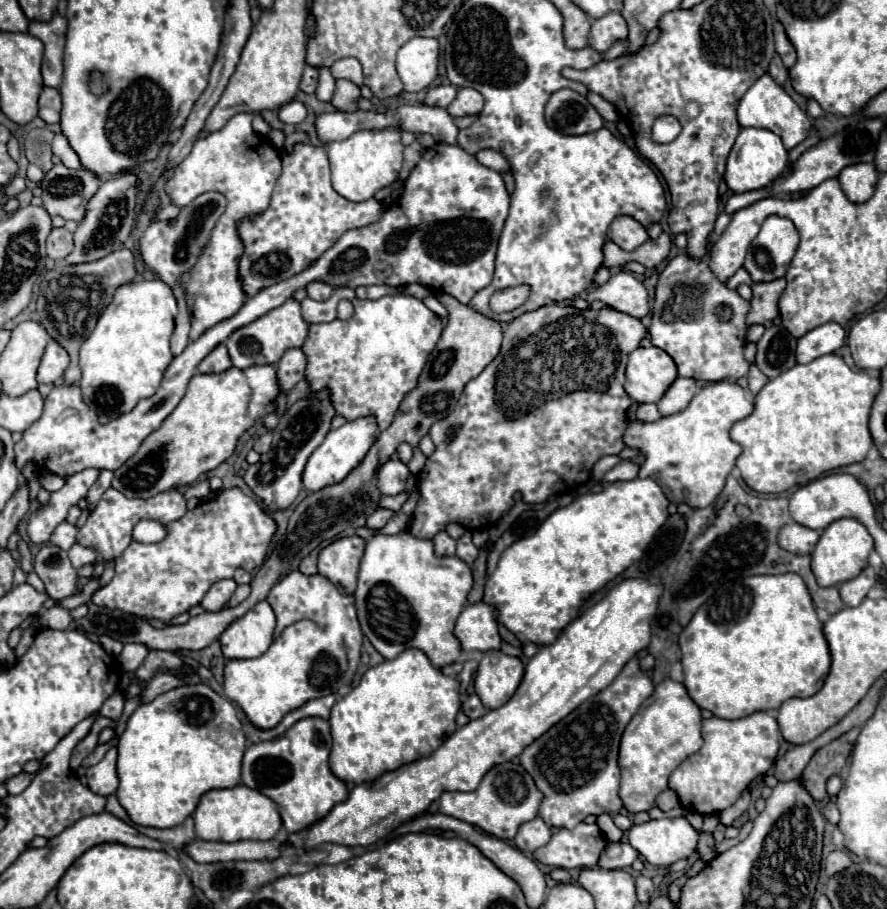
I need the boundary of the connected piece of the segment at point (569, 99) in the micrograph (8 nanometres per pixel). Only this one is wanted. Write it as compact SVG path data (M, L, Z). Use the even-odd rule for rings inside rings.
M560 89L548 99L546 123L564 135L584 135L602 129L604 119L586 97L572 89Z

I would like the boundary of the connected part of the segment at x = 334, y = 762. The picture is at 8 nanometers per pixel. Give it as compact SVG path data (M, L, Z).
M406 649L396 659L384 661L378 667L368 669L360 683L338 703L332 707L330 723L332 723L332 751L330 751L330 769L342 781L364 783L376 781L380 773L388 773L388 769L398 769L400 765L408 765L418 761L420 757L430 757L456 729L456 713L460 711L460 693L458 681L454 677L446 677L436 669L428 657L420 649Z

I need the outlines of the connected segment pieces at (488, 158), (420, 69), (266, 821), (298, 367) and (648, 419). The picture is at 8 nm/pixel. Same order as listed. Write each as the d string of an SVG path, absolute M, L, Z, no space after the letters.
M482 149L480 153L476 153L476 159L478 159L482 165L486 165L486 167L498 171L498 173L508 171L508 161L506 161L506 157L504 157L502 153L494 151L494 149Z
M414 37L400 47L396 57L396 71L402 79L404 91L422 91L436 79L438 69L438 41L428 37Z
M236 785L230 789L212 789L208 793L204 793L200 797L200 803L194 811L194 823L196 823L196 837L204 839L204 841L270 841L274 839L274 835L278 833L278 829L282 827L282 819L278 815L276 803L268 797L264 797L260 791L256 789L248 789L246 785Z
M288 349L280 363L276 365L276 379L280 385L280 393L290 393L290 389L304 379L306 357L302 349Z
M640 405L638 411L636 411L636 417L642 423L652 423L652 421L658 421L662 415L660 415L660 411L658 411L656 405Z

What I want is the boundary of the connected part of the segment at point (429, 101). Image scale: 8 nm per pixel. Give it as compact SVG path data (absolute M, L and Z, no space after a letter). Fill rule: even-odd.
M438 85L438 87L432 87L428 93L426 93L426 105L436 105L436 107L448 107L454 99L456 99L456 93L458 89L454 85Z

